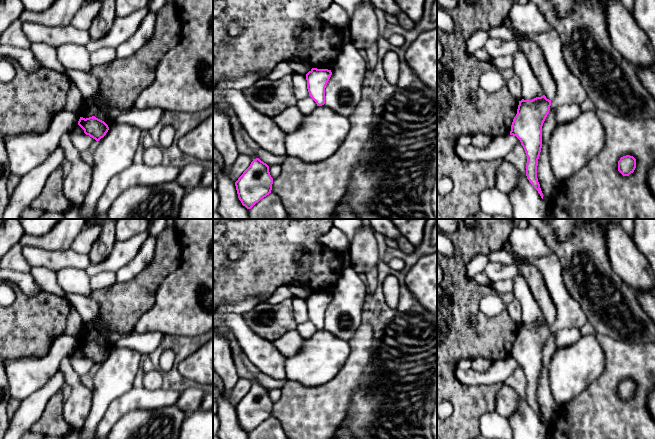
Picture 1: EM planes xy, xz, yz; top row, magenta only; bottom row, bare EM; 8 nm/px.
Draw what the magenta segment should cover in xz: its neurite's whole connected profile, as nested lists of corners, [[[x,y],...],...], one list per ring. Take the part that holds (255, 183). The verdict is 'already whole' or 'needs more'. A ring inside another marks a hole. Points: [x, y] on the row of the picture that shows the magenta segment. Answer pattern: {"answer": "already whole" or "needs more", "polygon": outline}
{"answer": "already whole", "polygon": [[[259,158],[253,159],[250,166],[235,182],[238,198],[242,205],[251,209],[261,199],[271,193],[273,178],[269,166]]]}

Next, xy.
{"answer": "already whole", "polygon": [[[95,116],[86,119],[80,117],[78,125],[84,130],[86,135],[89,135],[97,142],[103,138],[109,130],[108,125]]]}

